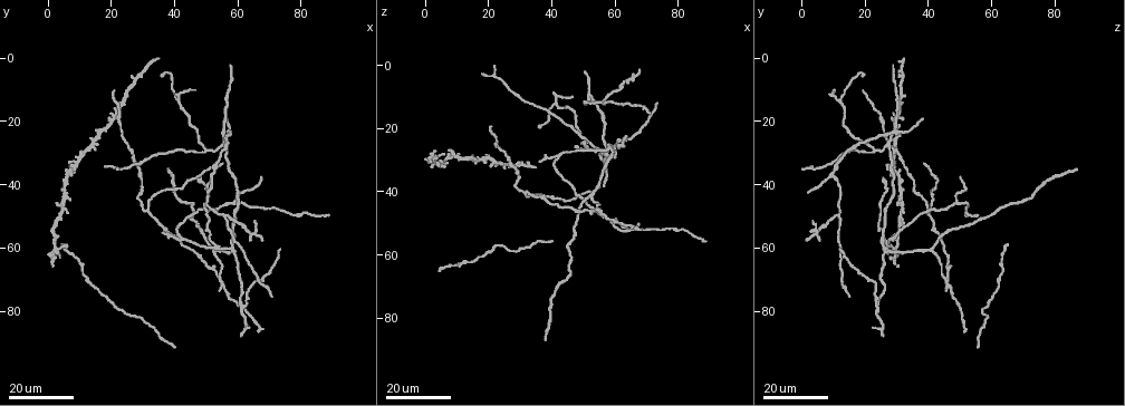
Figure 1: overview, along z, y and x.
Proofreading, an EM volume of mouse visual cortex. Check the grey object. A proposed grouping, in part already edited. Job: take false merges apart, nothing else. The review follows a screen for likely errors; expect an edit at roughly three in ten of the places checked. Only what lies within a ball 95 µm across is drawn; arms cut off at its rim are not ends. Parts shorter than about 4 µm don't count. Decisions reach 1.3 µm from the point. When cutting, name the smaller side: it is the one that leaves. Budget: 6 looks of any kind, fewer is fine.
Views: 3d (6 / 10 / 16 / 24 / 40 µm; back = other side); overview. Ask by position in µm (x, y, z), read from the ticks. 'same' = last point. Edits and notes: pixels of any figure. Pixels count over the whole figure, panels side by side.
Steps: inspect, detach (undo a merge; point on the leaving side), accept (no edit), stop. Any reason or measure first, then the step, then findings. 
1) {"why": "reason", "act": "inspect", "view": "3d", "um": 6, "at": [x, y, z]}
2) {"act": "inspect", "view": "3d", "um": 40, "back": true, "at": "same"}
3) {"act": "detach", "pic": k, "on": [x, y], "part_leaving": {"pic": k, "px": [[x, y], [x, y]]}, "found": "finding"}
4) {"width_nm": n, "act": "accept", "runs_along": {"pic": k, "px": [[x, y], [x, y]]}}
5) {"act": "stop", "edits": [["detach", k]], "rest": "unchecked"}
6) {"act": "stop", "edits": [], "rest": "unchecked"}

{"act": "inspect", "view": "3d", "um": 16, "at": [50, 29, 24]}

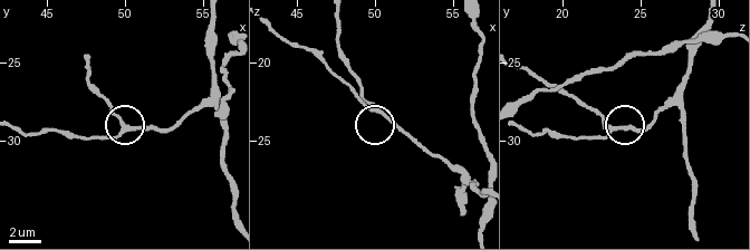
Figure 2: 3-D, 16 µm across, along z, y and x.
{"why": "zoom in", "act": "inspect", "view": "3d", "um": 10, "at": [49.8, 29.4, 23.0]}

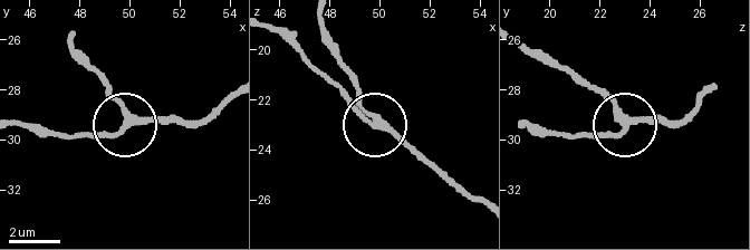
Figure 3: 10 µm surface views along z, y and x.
{"act": "inspect", "view": "3d", "um": 6, "at": [49.9, 29.3, 23.0]}

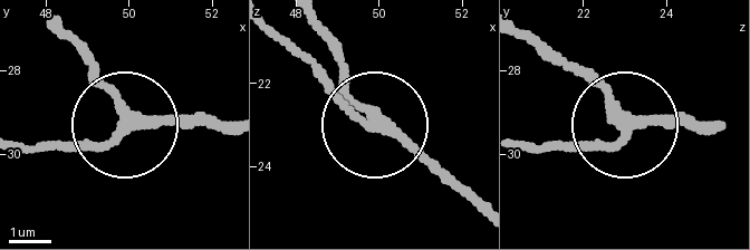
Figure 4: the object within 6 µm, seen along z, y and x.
{"side_arm_um": 41, "act": "accept", "runs_along": {"pic": 4, "px": [[221, 125], [128, 122], [86, 54]]}, "found": "continuous, no second neuron"}

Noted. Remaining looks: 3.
{"why": "arms part here", "act": "inspect", "view": "3d", "um": 16, "at": [58, 60, 25]}

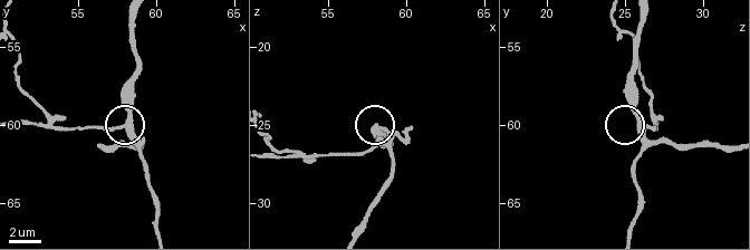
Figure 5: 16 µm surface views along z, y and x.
{"act": "inspect", "view": "3d", "um": 10, "at": [58.2, 60.0, 26.0]}

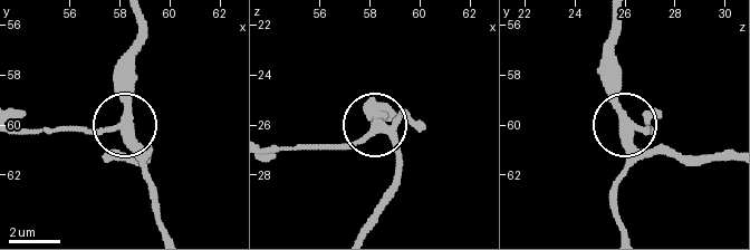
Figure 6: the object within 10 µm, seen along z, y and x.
{"side_arm_um": 88, "act": "accept", "runs_along": {"pic": 6, "px": [[364, 227], [394, 175], [396, 143], [378, 128], [317, 143]]}, "found": "all the same neuron"}

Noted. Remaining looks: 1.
{"act": "stop", "edits": [], "rest": "unchecked"}

